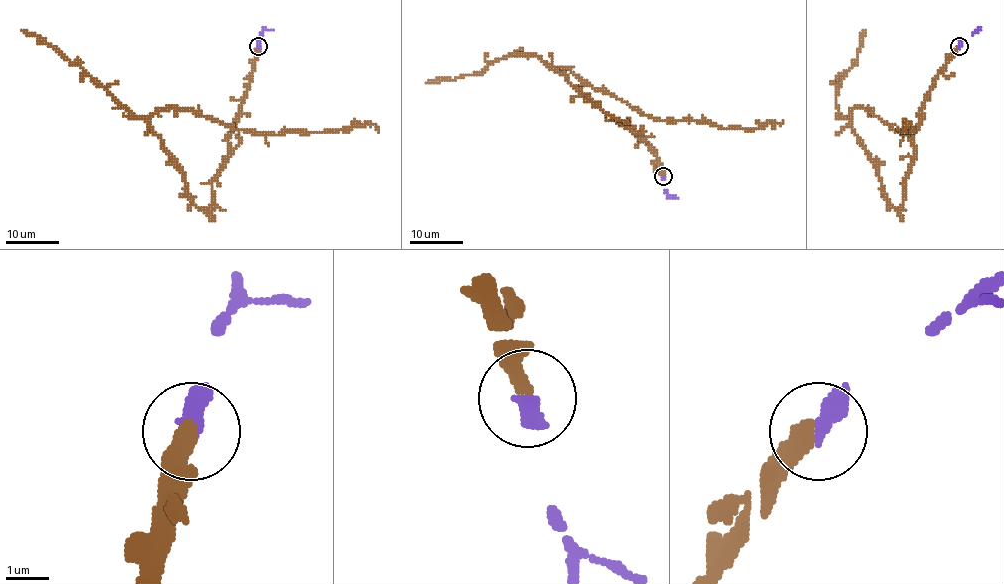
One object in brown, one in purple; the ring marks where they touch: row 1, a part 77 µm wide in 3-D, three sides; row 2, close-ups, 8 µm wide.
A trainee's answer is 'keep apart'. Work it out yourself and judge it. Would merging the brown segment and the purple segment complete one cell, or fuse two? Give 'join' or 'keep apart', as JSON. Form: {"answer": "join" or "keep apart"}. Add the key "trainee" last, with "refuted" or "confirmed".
{"answer": "join", "trainee": "refuted"}

